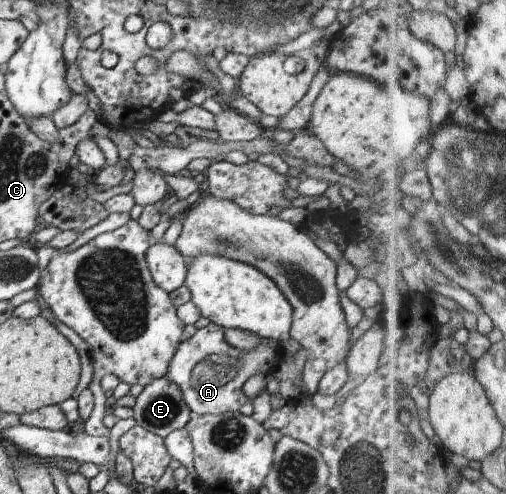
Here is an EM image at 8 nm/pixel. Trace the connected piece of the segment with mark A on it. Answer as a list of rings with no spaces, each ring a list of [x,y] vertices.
[[[209,323],[179,344],[164,377],[181,388],[191,415],[227,414],[229,411],[238,411],[248,400],[242,391],[245,382],[268,366],[275,365],[281,358],[278,342],[274,339],[259,337],[259,344],[255,348],[239,350],[225,340],[223,327]]]

